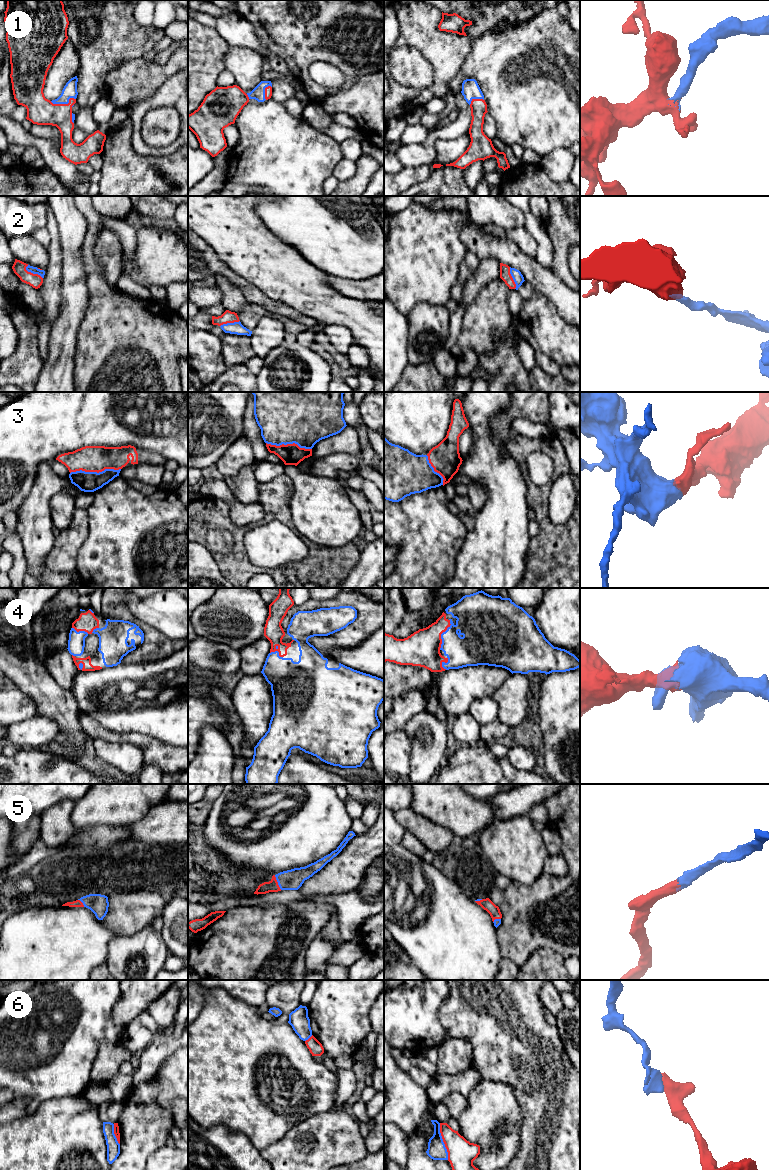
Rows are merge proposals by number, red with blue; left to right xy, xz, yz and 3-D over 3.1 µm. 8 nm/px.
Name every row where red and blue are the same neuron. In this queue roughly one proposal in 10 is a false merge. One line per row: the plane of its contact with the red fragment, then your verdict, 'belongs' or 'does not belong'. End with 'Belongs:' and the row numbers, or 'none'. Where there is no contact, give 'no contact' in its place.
1: contact in xy; belongs
2: contact in yz; belongs
3: contact in xy; belongs
4: contact in yz; belongs
5: contact in xz; belongs
6: contact in yz; does not belong
Belongs: 1, 2, 3, 4, 5

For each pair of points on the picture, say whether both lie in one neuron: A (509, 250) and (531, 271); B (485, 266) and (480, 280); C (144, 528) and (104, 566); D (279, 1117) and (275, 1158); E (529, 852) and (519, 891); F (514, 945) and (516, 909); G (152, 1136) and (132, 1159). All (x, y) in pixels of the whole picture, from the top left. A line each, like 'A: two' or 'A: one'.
A: one
B: one
C: one
D: two
E: two
F: one
G: one

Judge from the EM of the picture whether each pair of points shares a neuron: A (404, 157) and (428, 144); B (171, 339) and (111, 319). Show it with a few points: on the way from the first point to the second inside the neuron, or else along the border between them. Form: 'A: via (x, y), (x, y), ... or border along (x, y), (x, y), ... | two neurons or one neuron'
A: via (410, 155), (417, 154), (422, 150) | one neuron
B: via (156, 339), (131, 339), (126, 334) | one neuron

